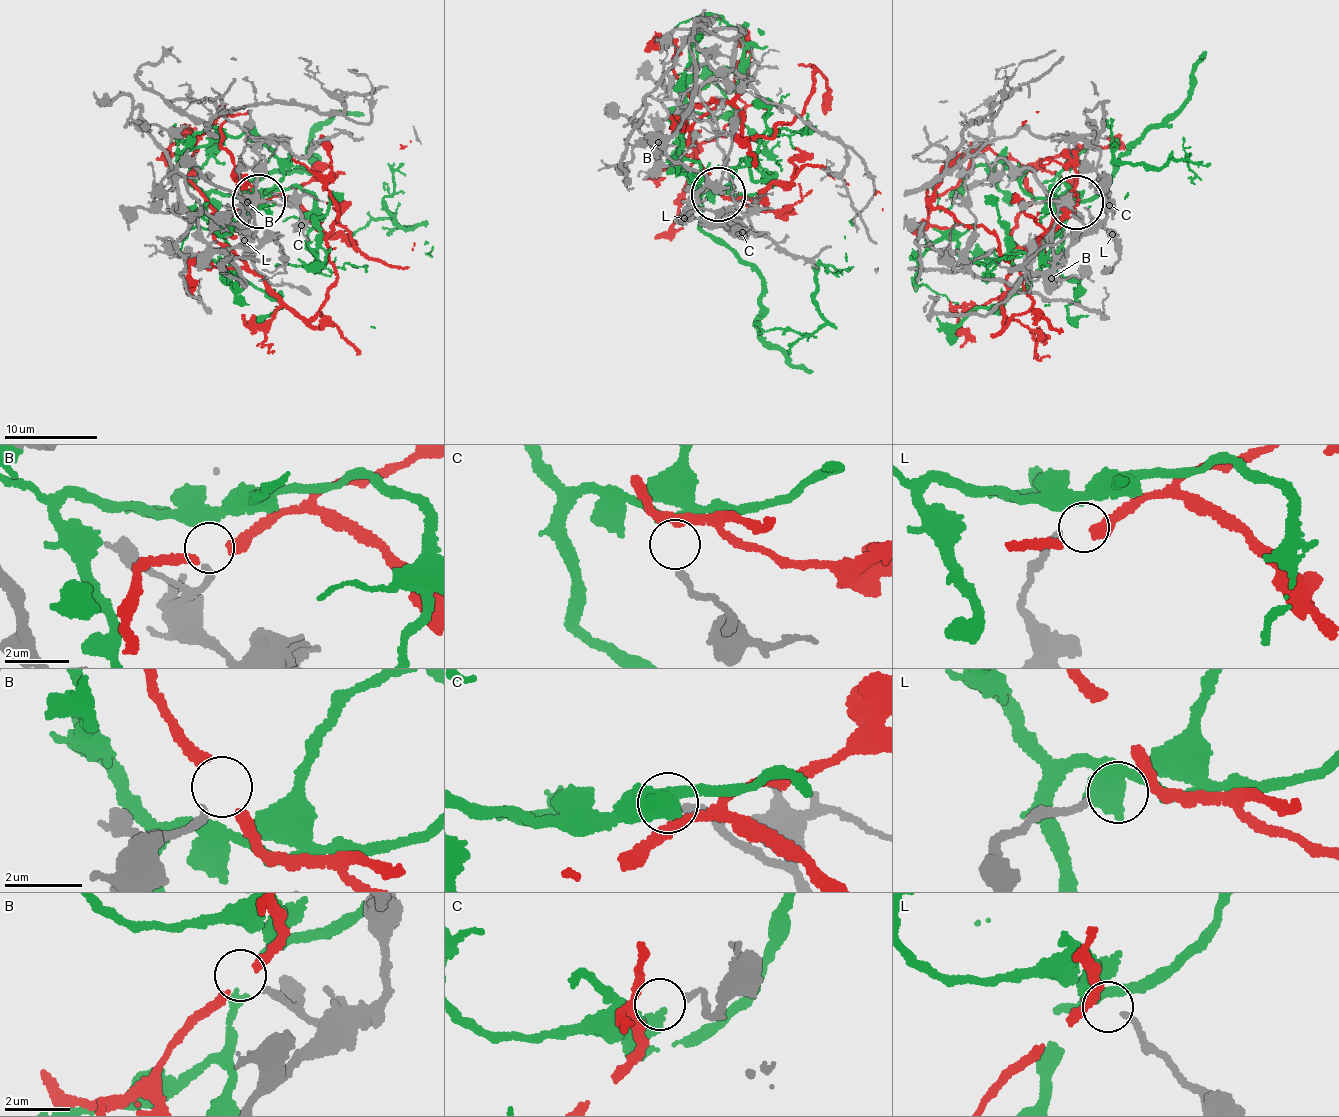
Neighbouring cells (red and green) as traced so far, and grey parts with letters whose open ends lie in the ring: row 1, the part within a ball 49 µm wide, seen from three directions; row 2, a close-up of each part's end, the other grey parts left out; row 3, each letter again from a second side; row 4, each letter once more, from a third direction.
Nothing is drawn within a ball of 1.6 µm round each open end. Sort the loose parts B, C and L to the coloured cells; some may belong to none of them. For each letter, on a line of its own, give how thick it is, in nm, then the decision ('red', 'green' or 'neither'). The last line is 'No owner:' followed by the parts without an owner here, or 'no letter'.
B: calibre 200 nm; neither
C: calibre 190 nm; green
L: calibre 190 nm; neither
No owner: B, L

